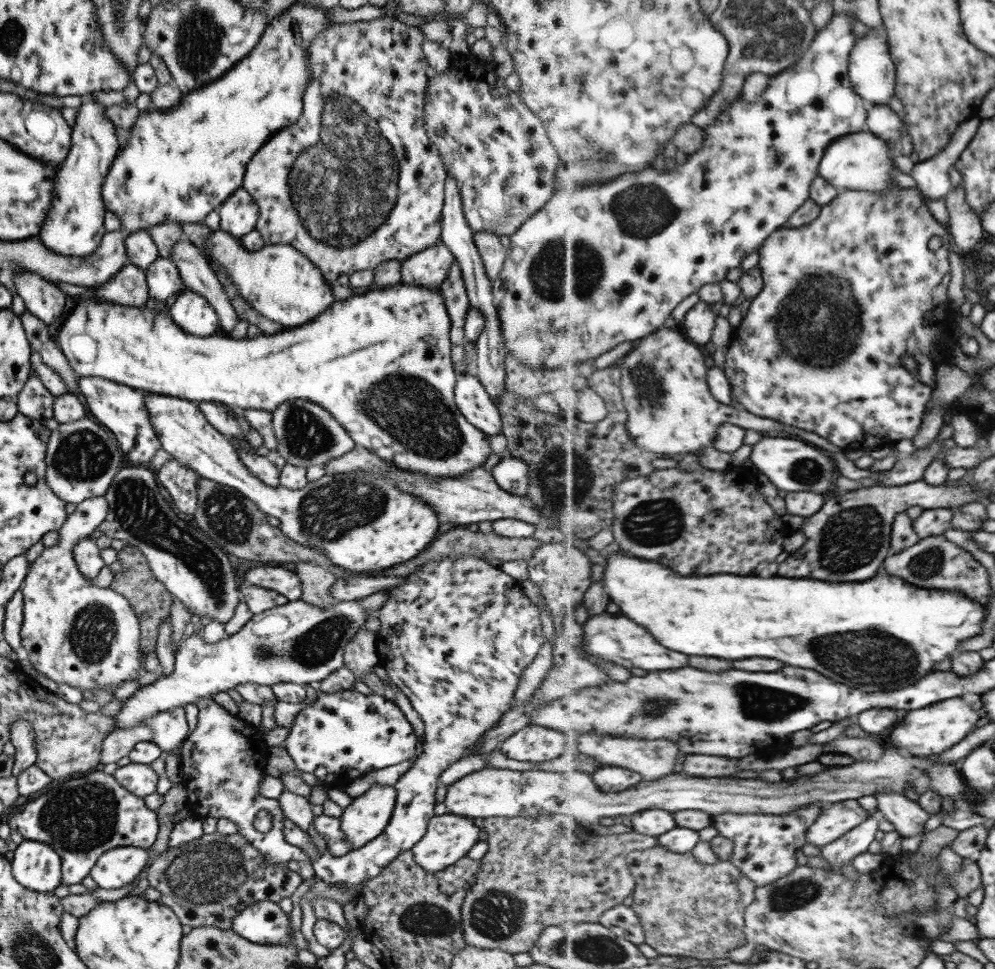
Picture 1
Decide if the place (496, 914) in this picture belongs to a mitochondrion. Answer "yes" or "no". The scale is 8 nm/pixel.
yes

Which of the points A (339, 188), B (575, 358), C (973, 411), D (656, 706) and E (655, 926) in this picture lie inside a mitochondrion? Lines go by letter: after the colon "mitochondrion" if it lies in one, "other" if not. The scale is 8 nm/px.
A: mitochondrion
B: other
C: other
D: mitochondrion
E: other

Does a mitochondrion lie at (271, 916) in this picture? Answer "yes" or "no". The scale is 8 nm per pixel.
no

